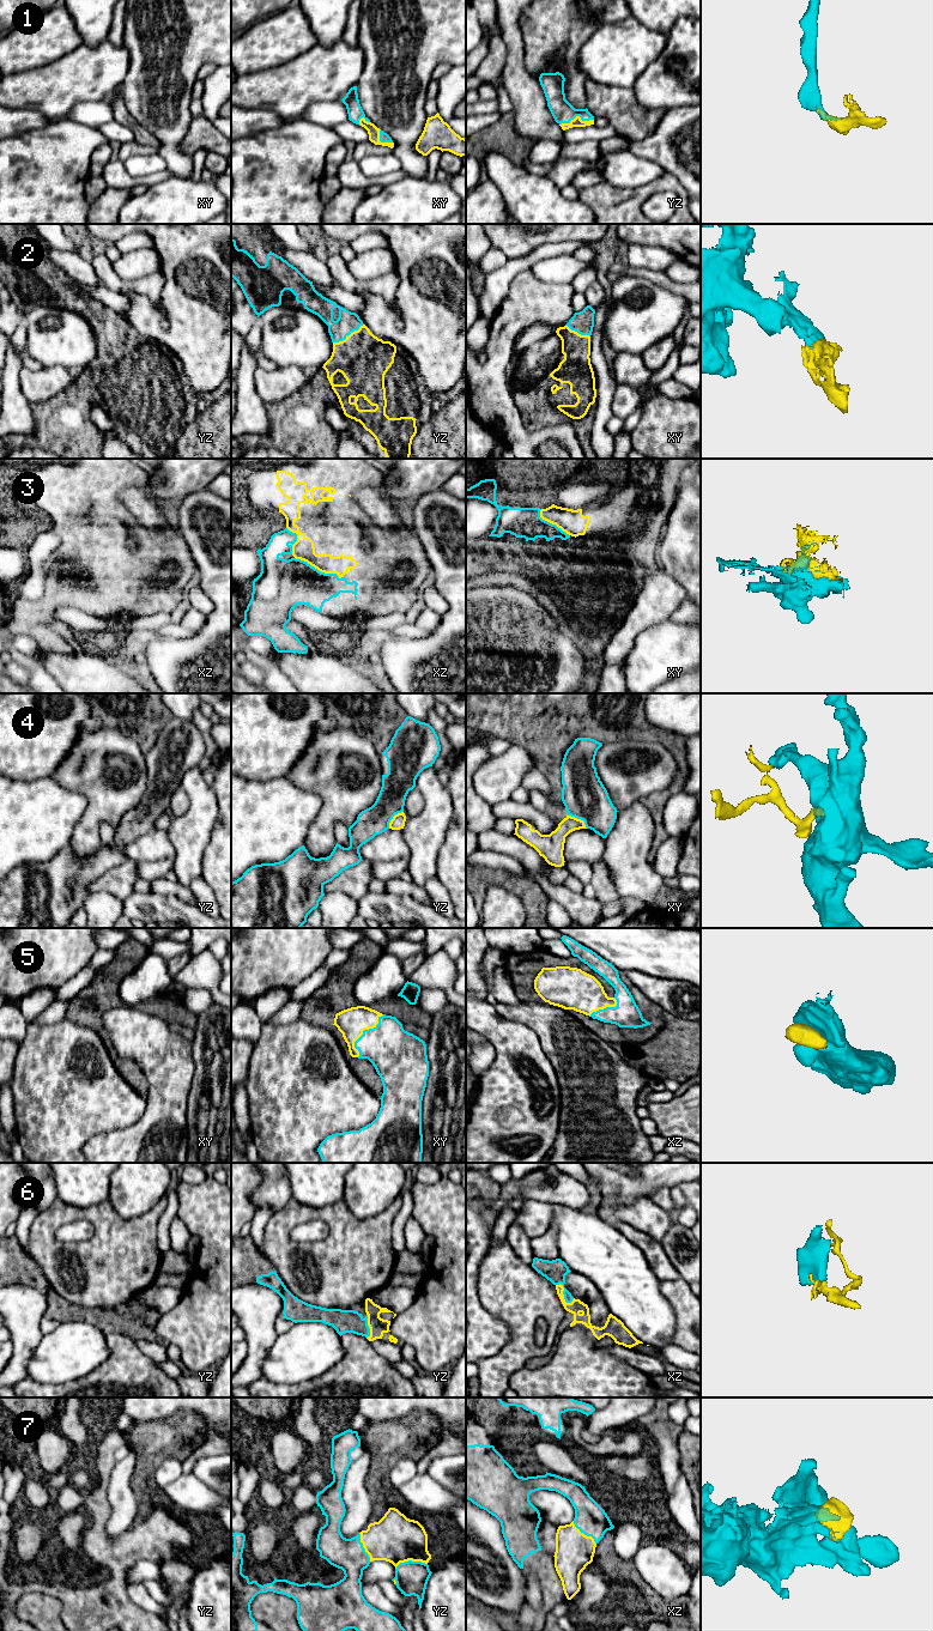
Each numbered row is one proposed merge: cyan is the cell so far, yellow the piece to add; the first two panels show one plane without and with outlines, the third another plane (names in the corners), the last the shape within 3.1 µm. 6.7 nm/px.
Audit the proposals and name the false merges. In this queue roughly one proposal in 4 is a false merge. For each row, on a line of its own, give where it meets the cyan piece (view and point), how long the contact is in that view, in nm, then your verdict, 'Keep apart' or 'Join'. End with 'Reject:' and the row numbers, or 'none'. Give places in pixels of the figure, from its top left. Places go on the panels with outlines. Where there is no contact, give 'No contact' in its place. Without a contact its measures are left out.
1: Touches cyan at yz (576, 115). Shared border 240 nm. Join
2: Touches cyan at yz (347, 334). Shared border 240 nm. Join
3: Touches cyan at xz (317, 570). Shared border 360 nm. Join
4: Touches cyan at xy (579, 818). Shared border 160 nm. Join
5: Touches cyan at xy (363, 1032). Shared border 340 nm. Join
6: Touches cyan at xz (563, 1293). Shared border 170 nm. Join
7: Touches cyan at yz (410, 1560). Shared border 220 nm. Join
Reject: none

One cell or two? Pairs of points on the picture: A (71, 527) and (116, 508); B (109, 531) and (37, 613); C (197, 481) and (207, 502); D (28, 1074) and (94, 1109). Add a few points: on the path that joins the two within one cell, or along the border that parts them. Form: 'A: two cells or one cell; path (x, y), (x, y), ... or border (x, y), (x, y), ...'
A: one cell; path (82, 526), (98, 526), (105, 519)
B: one cell; path (98, 561), (98, 587), (95, 592), (67, 592)
C: two cells; border (205, 487), (200, 491)
D: one cell; path (44, 1074), (54, 1074), (70, 1090), (77, 1092)

